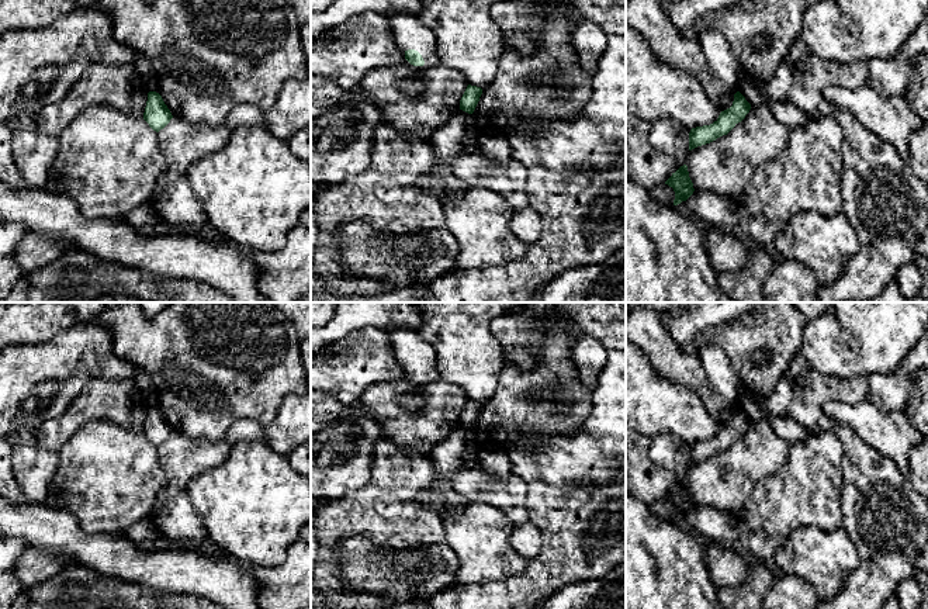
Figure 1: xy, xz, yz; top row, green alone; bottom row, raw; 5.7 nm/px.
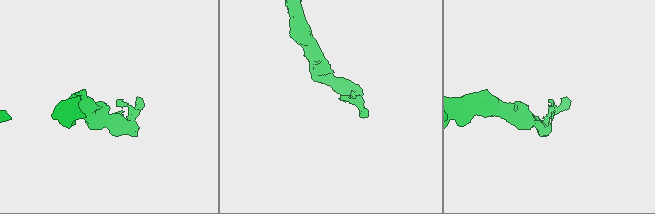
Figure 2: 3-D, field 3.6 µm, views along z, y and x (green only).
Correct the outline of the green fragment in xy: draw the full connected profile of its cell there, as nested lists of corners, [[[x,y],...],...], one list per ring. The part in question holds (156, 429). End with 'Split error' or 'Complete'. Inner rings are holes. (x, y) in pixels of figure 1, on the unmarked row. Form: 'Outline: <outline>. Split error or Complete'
Outline: [[[149,406],[143,428],[143,435],[149,439],[149,442],[159,447],[170,437],[172,433],[173,430],[165,419],[162,411],[156,406]]]. Complete

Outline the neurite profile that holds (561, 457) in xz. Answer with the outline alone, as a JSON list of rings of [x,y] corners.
[[[607,350],[607,361],[592,391],[591,412],[574,436],[560,436],[544,442],[524,439],[512,442],[503,451],[510,460],[510,473],[527,484],[544,481],[554,485],[598,488],[616,482],[621,474],[626,474],[626,353]]]

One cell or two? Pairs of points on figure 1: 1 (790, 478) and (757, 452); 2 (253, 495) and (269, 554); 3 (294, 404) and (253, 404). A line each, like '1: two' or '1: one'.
1: two
2: one
3: two

